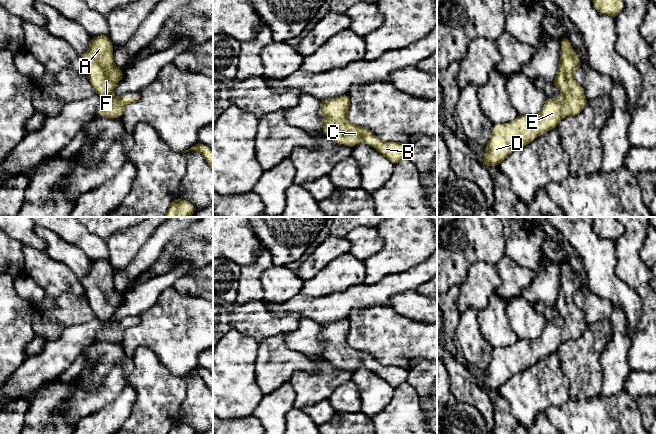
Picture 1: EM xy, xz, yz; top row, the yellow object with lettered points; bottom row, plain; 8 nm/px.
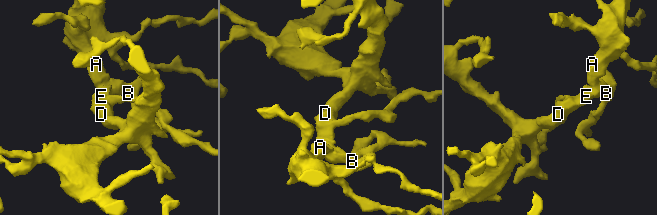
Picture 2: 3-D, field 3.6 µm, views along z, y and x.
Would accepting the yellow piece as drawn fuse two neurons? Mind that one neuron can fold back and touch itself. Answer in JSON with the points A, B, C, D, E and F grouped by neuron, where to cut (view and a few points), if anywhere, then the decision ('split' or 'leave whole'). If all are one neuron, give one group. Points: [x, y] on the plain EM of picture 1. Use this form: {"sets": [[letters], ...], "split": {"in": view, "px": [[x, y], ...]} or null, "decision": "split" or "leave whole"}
{"sets": [["A", "B", "C", "D", "E", "F"]], "split": null, "decision": "leave whole"}

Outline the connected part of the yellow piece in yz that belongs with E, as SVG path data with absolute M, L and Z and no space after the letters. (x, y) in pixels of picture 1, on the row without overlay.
M568 262L561 264L560 287L558 296L554 303L554 308L562 317L562 324L547 322L541 336L534 341L518 339L518 341L505 348L496 348L492 352L492 358L486 369L484 383L480 384L485 390L498 390L498 388L508 381L514 374L526 370L539 359L557 351L558 347L566 339L578 339L582 336L588 324L584 321L584 314L574 303L574 296L577 292L583 291L577 282L575 274L572 273Z

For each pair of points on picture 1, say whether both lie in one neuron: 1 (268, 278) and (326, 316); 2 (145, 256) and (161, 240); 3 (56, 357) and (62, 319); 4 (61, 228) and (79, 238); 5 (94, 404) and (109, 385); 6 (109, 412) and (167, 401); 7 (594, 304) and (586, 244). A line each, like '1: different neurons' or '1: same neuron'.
1: different neurons
2: same neuron
3: different neurons
4: same neuron
5: same neuron
6: different neurons
7: different neurons

